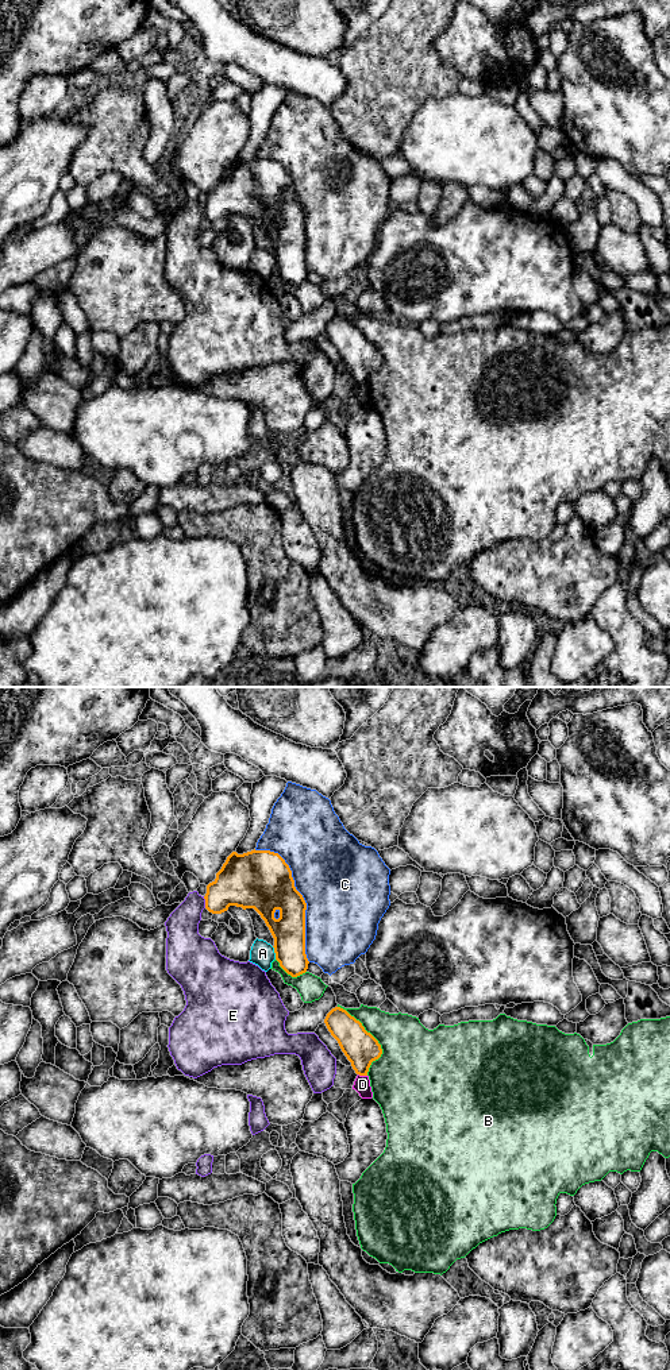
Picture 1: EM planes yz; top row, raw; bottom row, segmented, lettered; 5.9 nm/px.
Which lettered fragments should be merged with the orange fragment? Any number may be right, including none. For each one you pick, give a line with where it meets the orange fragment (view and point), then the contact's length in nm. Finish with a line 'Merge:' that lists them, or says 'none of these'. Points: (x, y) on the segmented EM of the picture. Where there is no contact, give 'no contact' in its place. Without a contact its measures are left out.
Merge: none of these

